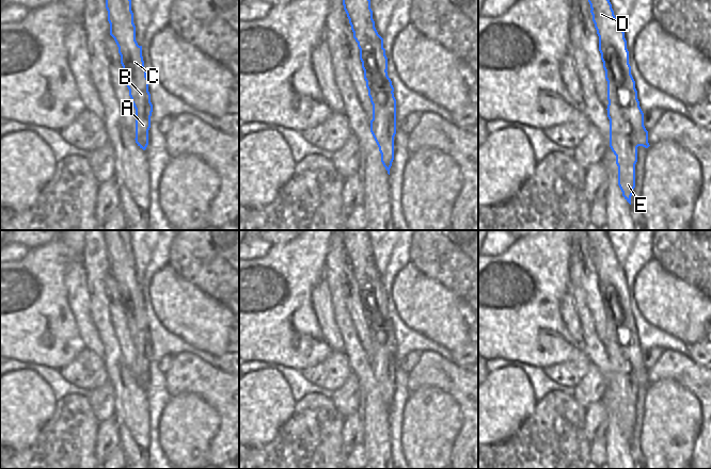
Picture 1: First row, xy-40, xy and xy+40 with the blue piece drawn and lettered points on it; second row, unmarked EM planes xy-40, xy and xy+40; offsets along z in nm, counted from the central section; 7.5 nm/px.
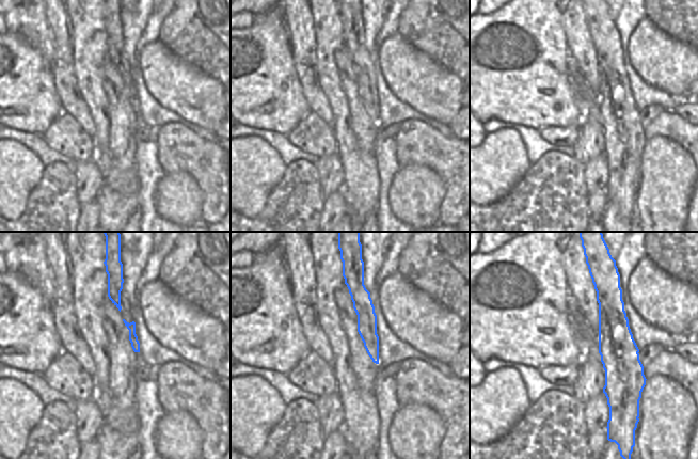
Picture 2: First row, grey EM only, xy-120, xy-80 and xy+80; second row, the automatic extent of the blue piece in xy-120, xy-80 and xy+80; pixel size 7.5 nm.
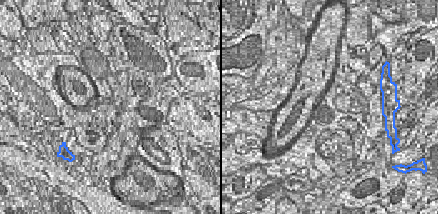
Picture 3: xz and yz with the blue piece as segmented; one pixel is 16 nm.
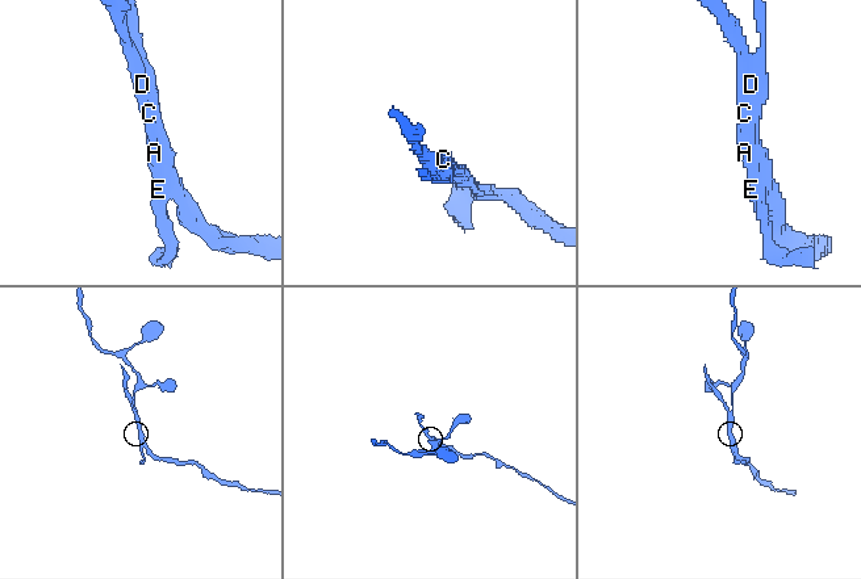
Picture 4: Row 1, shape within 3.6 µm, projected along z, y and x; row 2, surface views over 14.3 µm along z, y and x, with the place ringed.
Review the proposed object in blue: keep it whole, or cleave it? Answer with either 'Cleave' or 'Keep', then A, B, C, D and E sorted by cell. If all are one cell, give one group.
Cleave. Groups: A B C E / D

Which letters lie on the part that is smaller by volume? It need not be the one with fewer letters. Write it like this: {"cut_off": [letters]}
{"cut_off": ["A", "B", "C", "E"]}

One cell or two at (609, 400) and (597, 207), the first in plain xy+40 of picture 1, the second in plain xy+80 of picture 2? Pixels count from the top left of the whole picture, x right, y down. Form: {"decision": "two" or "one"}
{"decision": "two"}

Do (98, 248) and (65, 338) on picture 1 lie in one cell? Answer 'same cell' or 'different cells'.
different cells

